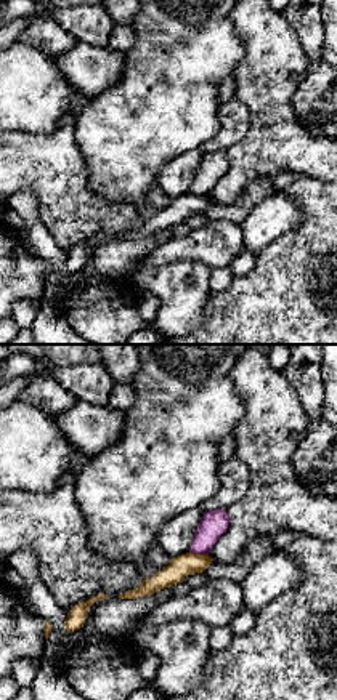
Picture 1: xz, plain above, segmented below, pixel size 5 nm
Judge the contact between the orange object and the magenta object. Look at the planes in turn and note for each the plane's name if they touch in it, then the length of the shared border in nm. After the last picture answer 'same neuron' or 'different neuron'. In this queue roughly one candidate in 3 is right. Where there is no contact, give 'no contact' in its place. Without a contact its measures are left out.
meets orange in xz; contact 100 nm long

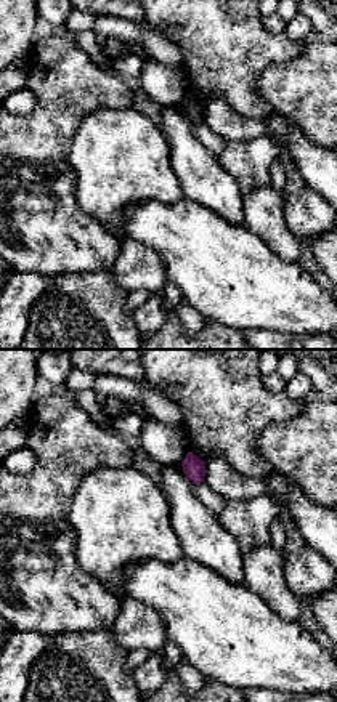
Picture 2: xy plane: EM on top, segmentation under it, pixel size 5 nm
meets orange in xy; contact 40 nm long

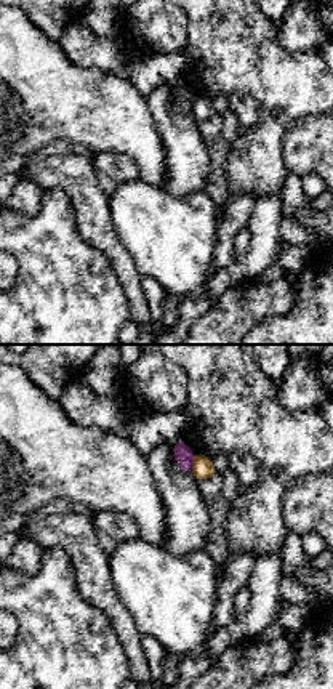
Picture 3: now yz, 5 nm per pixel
meets orange in yz; contact 80 nm long

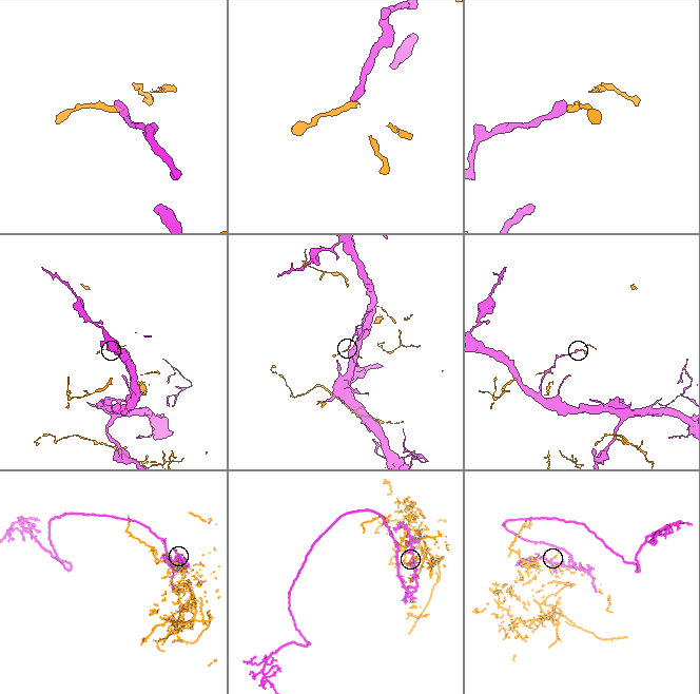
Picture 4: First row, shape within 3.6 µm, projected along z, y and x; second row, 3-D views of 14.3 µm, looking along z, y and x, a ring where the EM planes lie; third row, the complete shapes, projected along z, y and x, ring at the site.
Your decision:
different neuron

